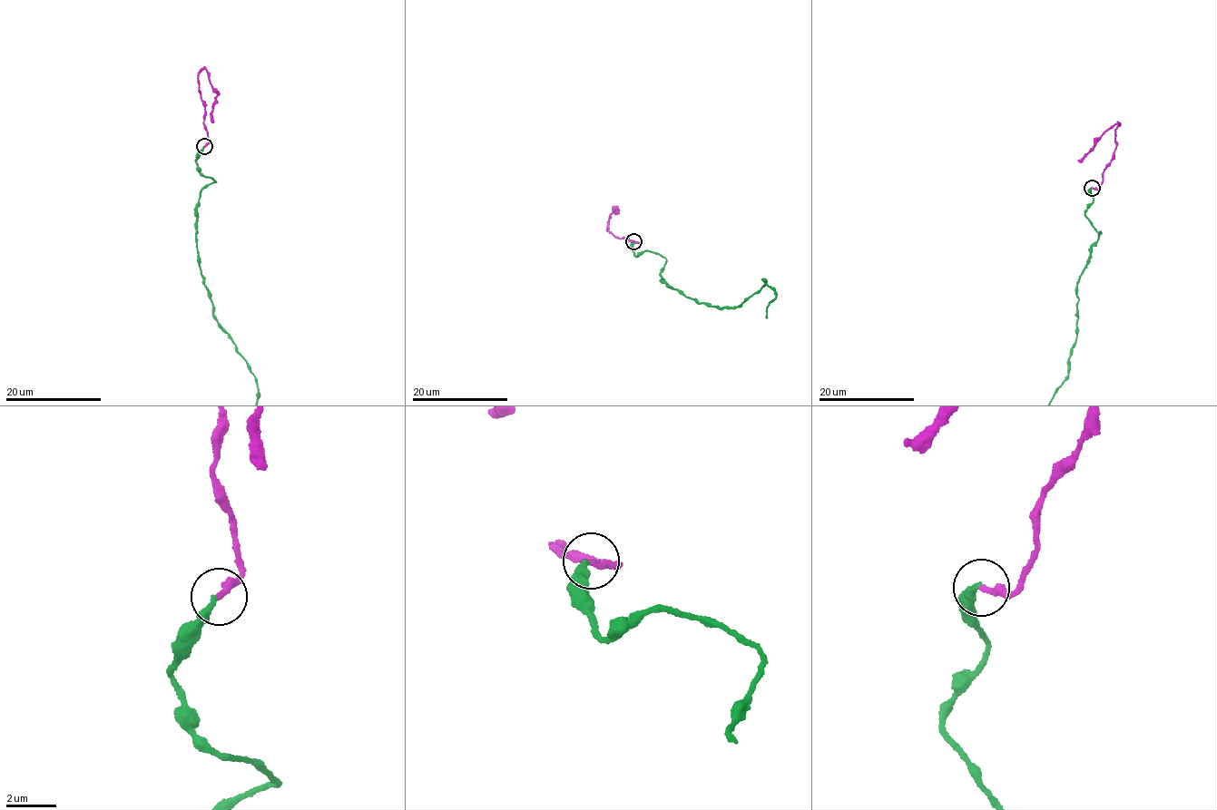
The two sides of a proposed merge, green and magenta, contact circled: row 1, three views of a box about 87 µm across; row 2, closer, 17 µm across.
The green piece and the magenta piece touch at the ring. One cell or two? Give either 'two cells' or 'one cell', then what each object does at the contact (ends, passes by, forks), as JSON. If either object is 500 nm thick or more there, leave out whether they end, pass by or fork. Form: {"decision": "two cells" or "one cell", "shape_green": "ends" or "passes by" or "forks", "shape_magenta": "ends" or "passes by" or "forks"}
{"decision": "one cell", "shape_green": "ends", "shape_magenta": "ends"}

